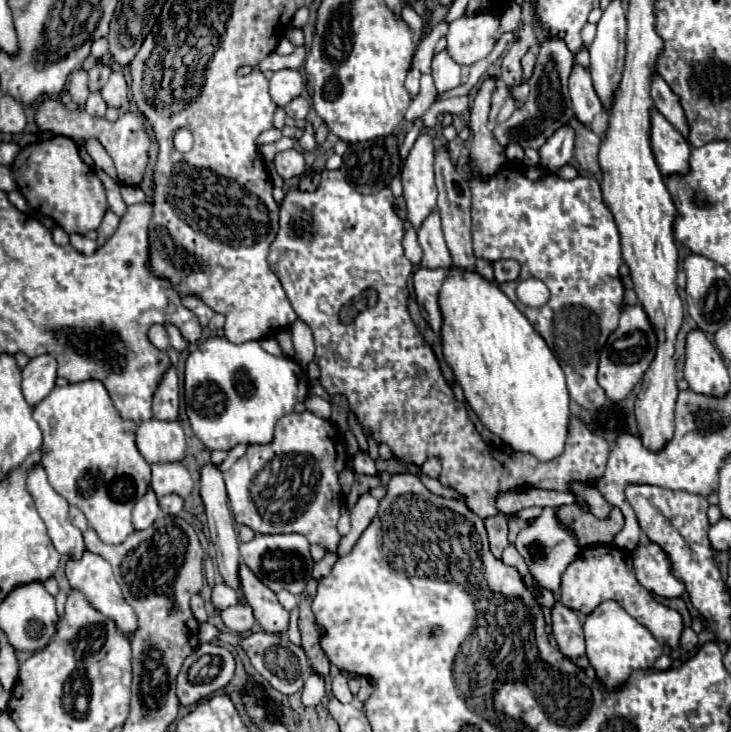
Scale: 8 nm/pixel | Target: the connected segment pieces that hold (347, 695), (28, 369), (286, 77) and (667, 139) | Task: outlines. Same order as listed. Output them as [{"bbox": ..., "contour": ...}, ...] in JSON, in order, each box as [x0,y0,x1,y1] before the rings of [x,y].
[{"bbox":[331,674,353,702],"contour":[[[337,674],[337,676],[333,678],[333,688],[331,688],[331,692],[333,692],[333,696],[335,696],[337,700],[341,700],[341,702],[351,702],[351,700],[353,700],[353,694],[351,694],[351,690],[349,690],[349,686],[347,686],[347,678],[345,678],[343,674]]]},{"bbox":[21,354,57,408],"contour":[[[49,354],[29,360],[21,372],[21,390],[31,408],[35,408],[55,386],[57,378],[57,360]]]},{"bbox":[269,70,303,106],"contour":[[[279,70],[269,80],[269,94],[277,106],[287,106],[303,92],[303,78],[297,70]]]},{"bbox":[651,110,691,178],"contour":[[[657,110],[651,116],[651,144],[663,178],[685,176],[689,172],[691,146]]]}]

